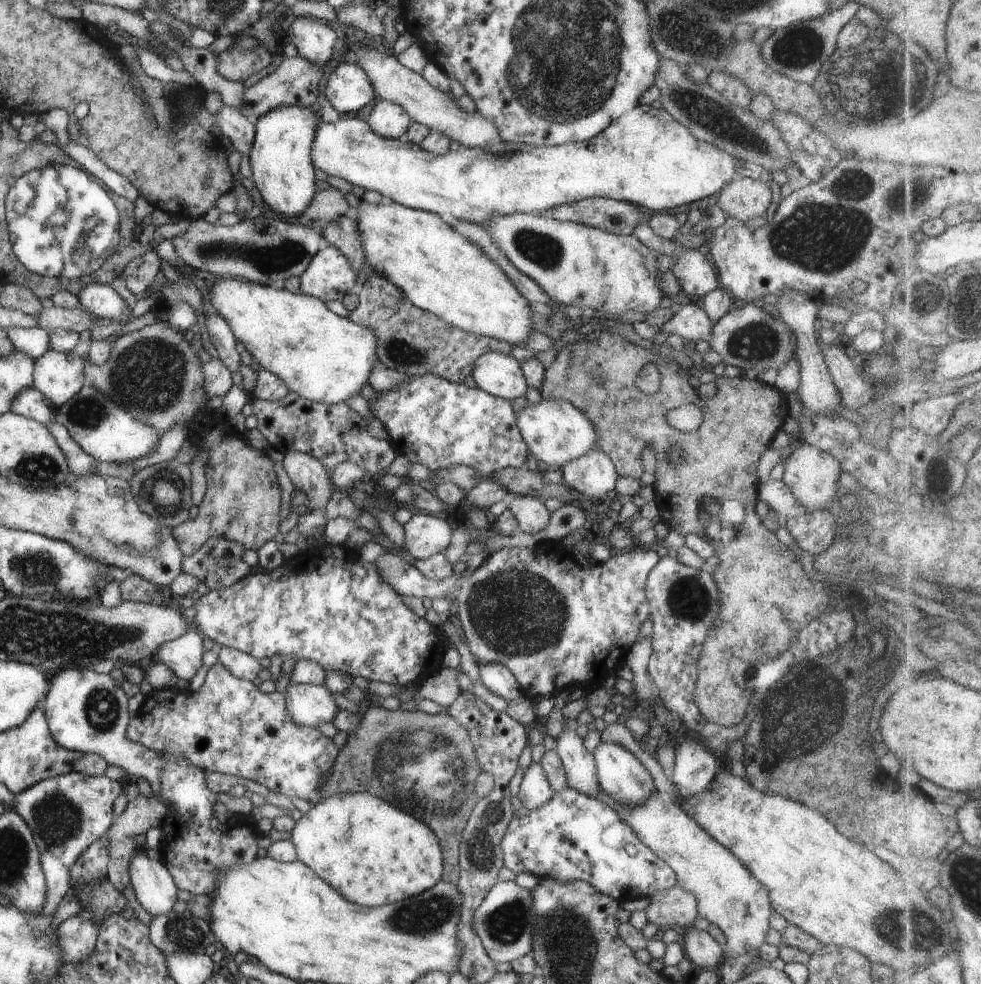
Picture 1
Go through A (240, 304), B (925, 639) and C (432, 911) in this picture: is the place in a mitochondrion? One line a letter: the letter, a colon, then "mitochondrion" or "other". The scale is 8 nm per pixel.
A: other
B: other
C: mitochondrion

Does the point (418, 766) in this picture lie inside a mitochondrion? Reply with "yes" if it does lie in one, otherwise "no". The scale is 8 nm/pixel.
yes

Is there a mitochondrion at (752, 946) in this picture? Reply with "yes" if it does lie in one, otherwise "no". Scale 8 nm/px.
no

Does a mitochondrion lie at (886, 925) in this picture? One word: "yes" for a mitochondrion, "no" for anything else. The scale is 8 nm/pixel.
yes

